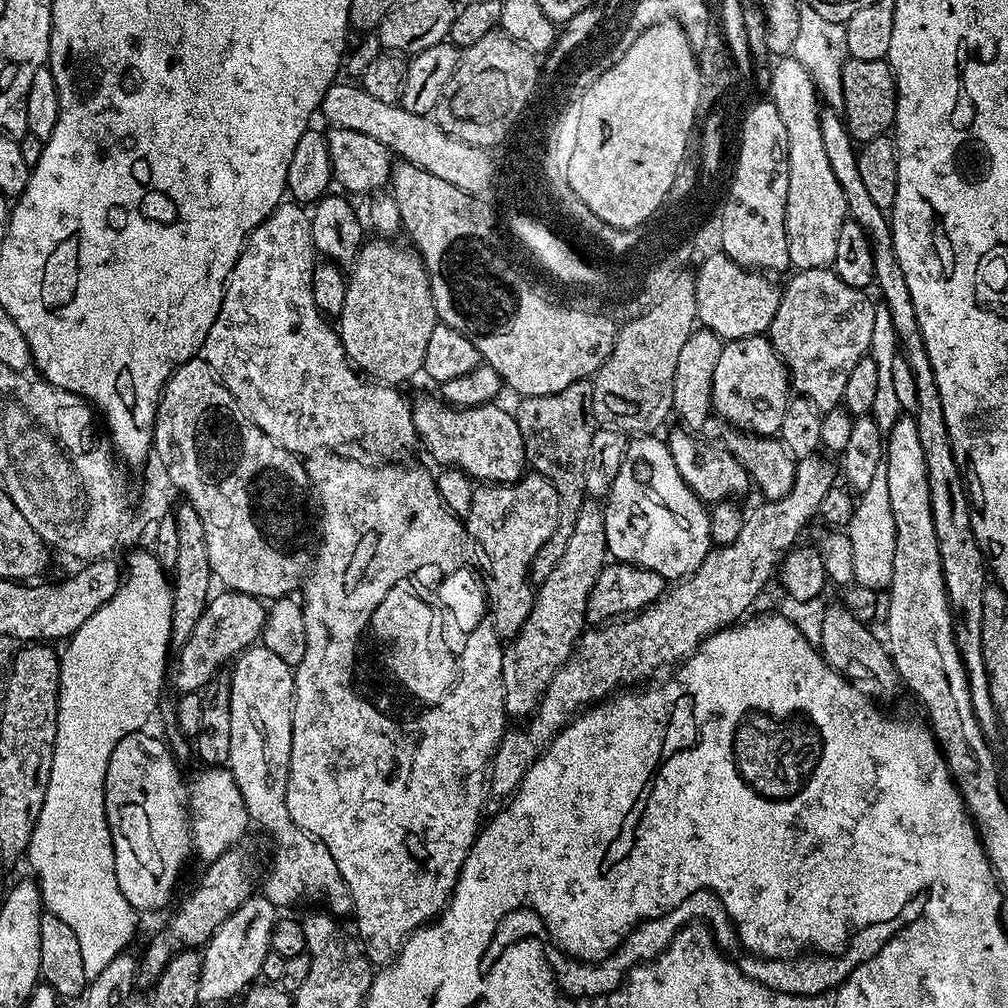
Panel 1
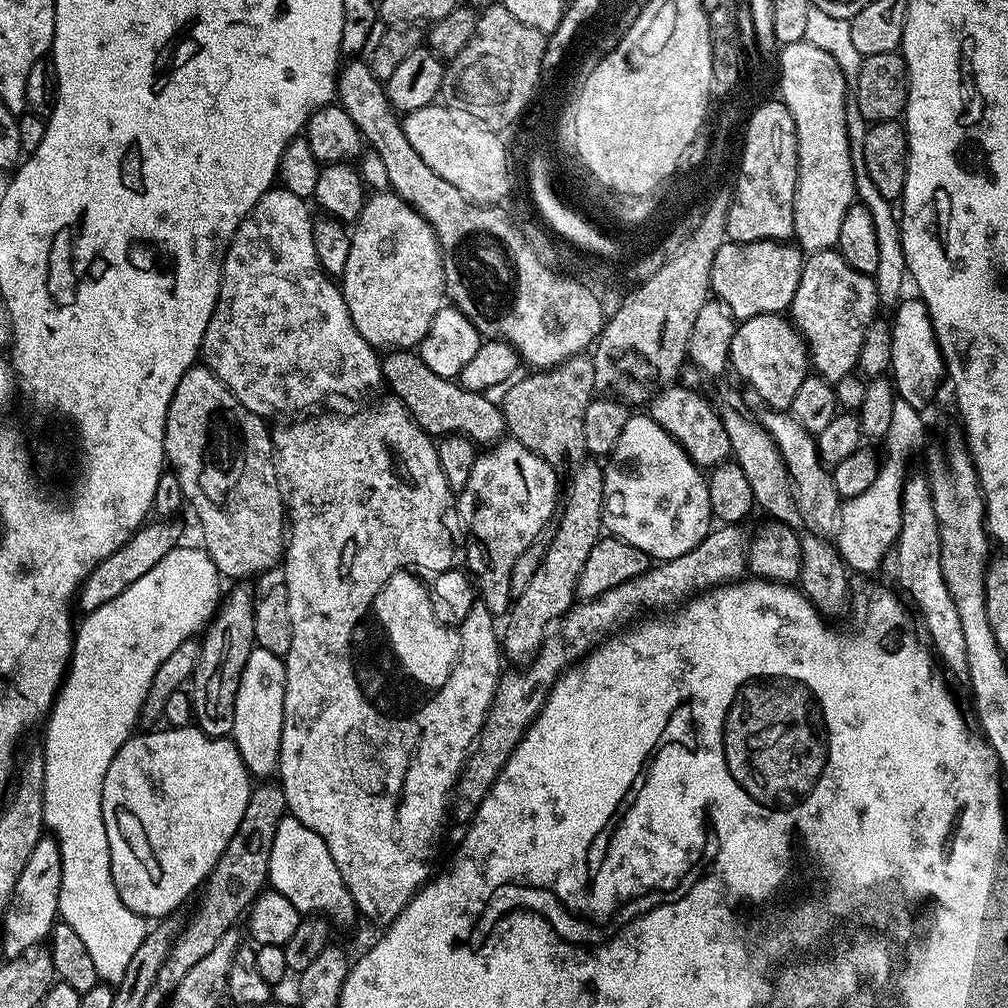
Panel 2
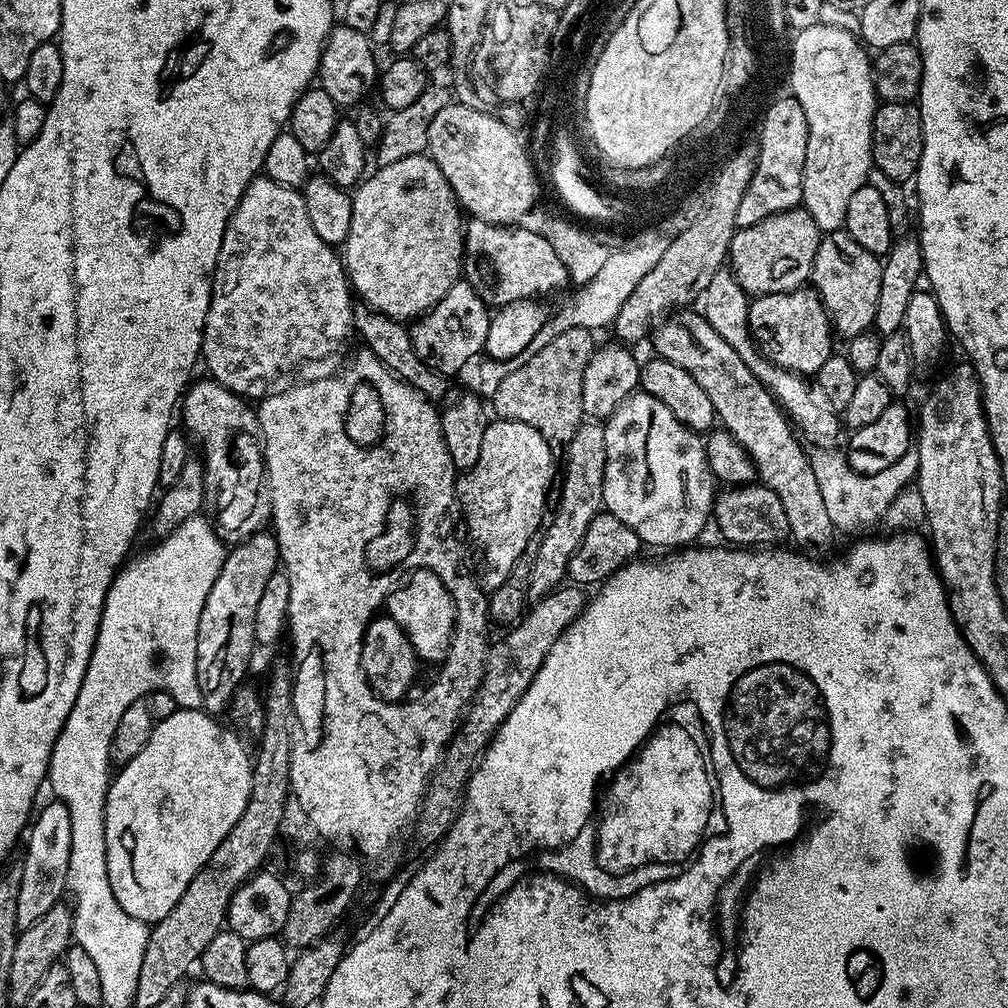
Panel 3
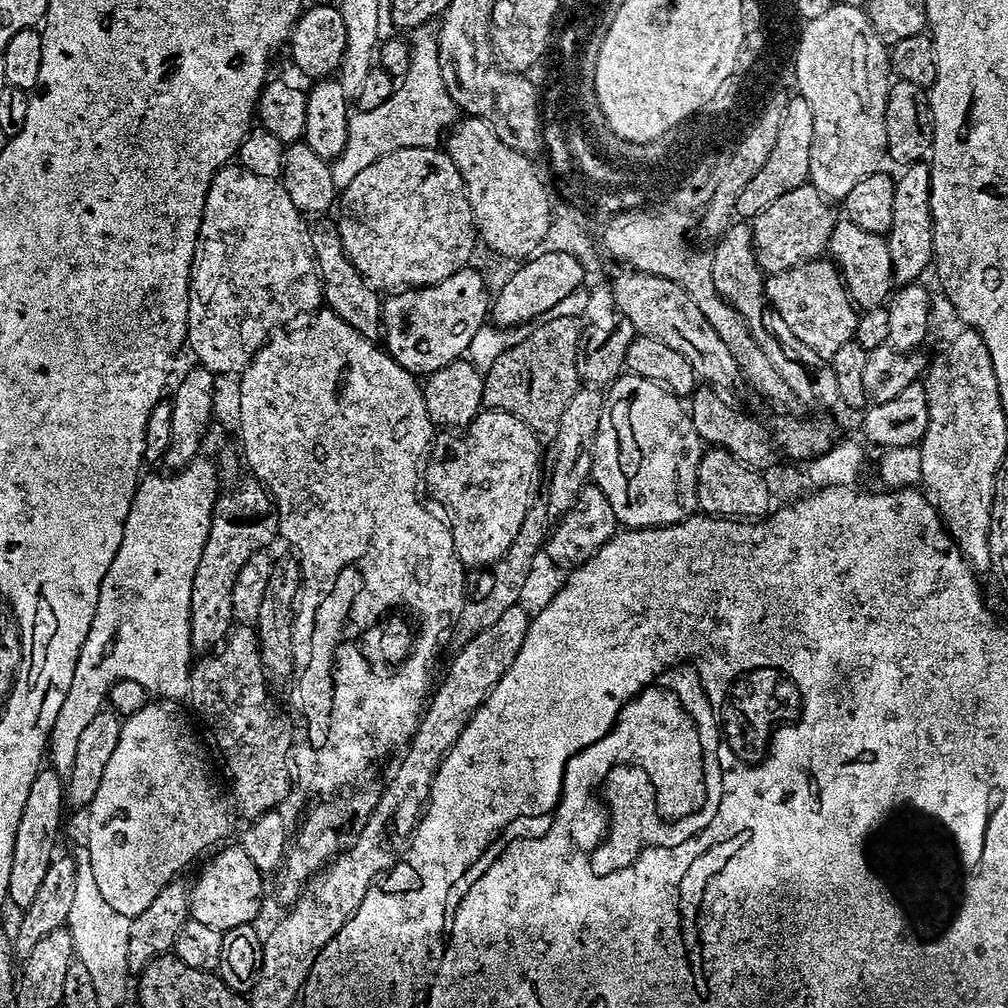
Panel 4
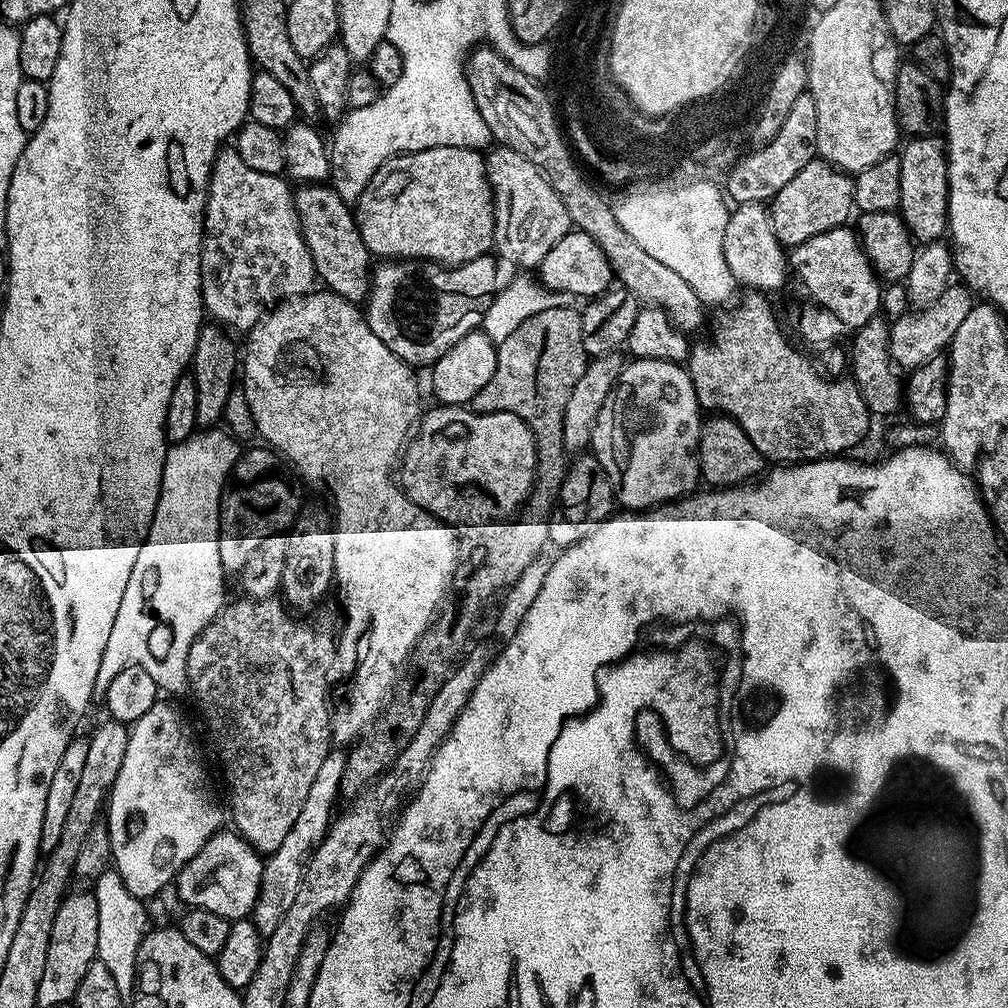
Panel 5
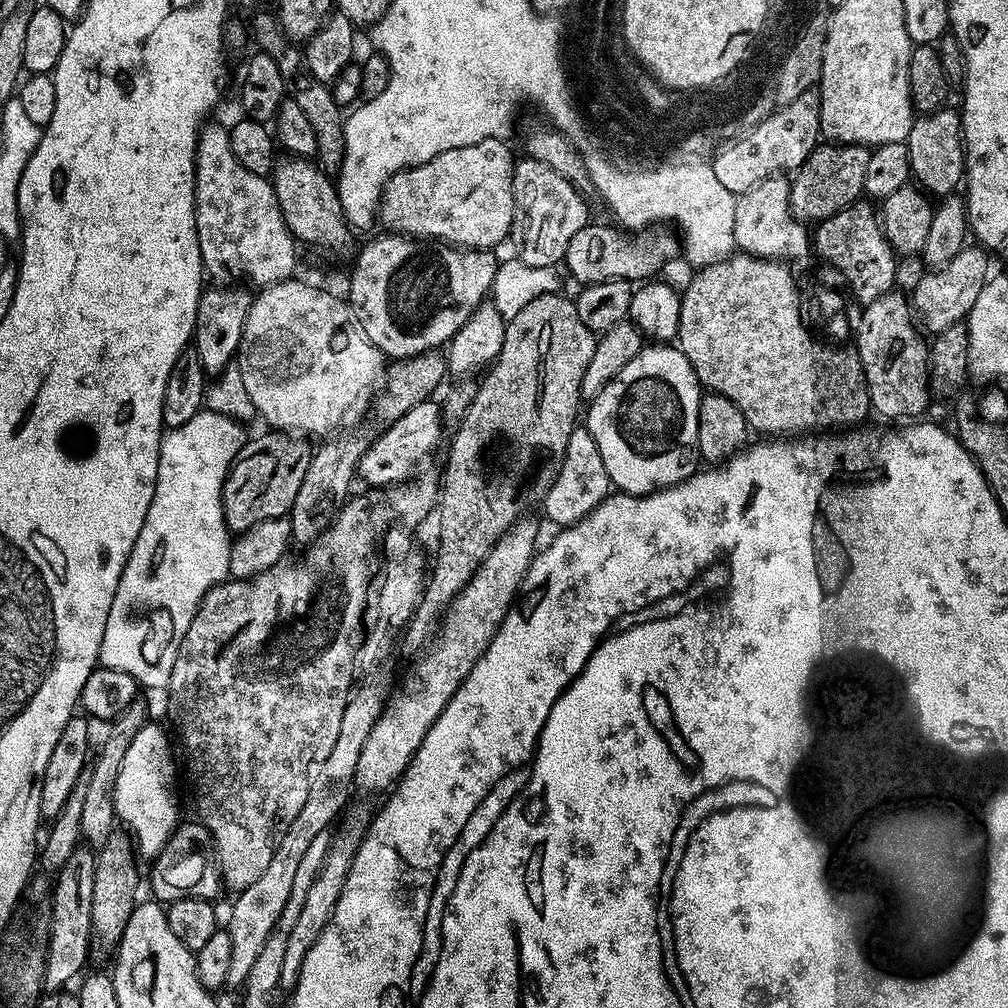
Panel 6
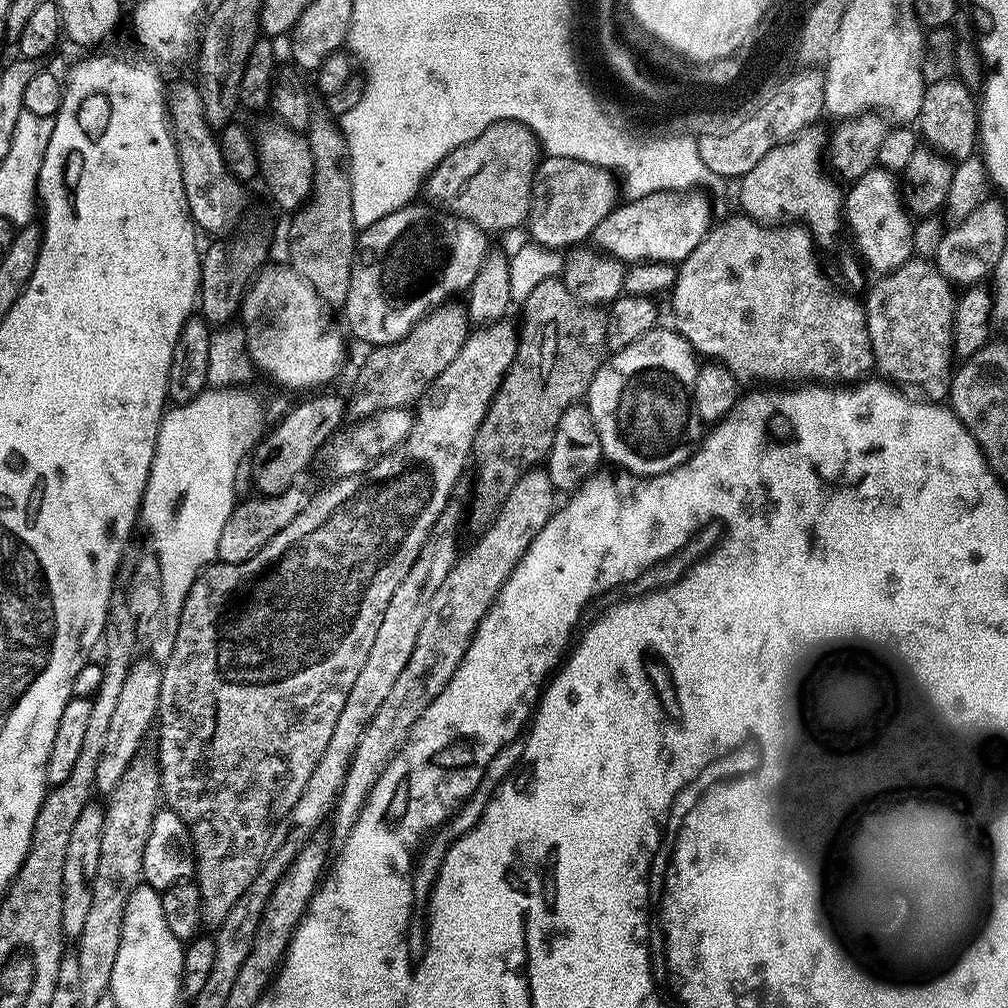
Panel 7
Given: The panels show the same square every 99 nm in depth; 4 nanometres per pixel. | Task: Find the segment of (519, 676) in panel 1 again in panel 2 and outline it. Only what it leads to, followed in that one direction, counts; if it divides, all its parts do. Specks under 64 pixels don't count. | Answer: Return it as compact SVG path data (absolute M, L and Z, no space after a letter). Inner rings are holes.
M585 458L580 461L579 464L576 465L575 468L571 469L570 476L572 476L572 481L568 484L568 497L563 497L562 500L562 511L559 513L558 521L560 520L560 525L557 526L556 532L553 531L551 533L552 541L550 542L550 546L546 550L546 558L542 558L540 560L540 565L538 566L538 570L534 570L534 578L530 578L530 586L526 586L526 590L522 592L520 596L515 597L512 601L512 607L510 611L507 613L506 619L502 624L502 652L505 657L508 656L513 660L513 665L523 666L528 663L529 660L532 659L533 656L536 655L538 649L540 649L541 644L544 643L546 639L546 633L549 631L548 624L555 625L557 621L563 617L564 613L568 611L569 608L572 607L574 601L577 599L576 595L576 587L578 586L578 578L582 574L582 566L586 566L586 558L590 555L590 550L594 550L594 546L599 542L600 537L602 535L602 529L604 528L604 470L603 467L595 459Z

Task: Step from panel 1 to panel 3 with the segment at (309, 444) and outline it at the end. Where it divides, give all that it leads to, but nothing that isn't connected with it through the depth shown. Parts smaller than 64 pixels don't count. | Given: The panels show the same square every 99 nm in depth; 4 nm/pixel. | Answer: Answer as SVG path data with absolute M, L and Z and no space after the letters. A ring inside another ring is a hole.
M257 176L246 186L238 206L228 219L216 259L204 340L200 343L202 364L208 367L207 375L236 396L259 401L269 395L271 384L287 368L338 351L347 342L348 335L353 335L353 307L354 296L343 259L333 245L318 238L303 195L295 188L274 182L269 176Z

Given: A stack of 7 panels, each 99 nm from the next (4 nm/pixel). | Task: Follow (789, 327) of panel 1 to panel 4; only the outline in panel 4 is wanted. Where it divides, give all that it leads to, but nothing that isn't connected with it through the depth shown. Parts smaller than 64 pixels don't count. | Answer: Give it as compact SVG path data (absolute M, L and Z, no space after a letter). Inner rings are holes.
M847 218L837 219L828 239L827 251L838 265L853 301L861 309L867 310L883 305L893 295L890 250L887 239L881 233L862 230L862 226Z

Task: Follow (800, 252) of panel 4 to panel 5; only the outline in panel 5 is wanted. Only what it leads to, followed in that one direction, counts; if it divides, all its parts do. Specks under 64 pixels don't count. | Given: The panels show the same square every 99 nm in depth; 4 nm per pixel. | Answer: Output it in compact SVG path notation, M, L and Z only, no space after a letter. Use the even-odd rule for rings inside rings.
M813 158L770 201L772 232L776 241L785 246L795 246L828 230L847 225L848 215L854 212L852 186L854 180L826 160Z

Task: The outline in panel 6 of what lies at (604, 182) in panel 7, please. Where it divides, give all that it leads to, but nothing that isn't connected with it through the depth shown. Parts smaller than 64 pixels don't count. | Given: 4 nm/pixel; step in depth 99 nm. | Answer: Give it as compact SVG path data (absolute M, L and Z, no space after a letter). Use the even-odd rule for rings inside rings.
M531 158L517 159L512 169L512 185L517 209L524 212L524 238L519 241L519 259L528 266L556 266L565 259L574 234L590 222L588 204L580 197L581 189L546 162Z

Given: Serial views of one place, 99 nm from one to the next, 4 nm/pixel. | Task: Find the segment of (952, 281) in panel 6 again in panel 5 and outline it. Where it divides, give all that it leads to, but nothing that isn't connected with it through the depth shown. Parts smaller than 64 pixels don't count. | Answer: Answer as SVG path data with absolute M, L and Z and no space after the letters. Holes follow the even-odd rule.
M949 286L942 294L942 298L938 298L938 302L934 302L929 308L919 309L915 314L901 316L889 327L888 354L891 363L897 369L898 367L905 370L920 368L934 357L941 355L952 343L958 326L962 326L966 314L970 314L970 310L974 307L973 293L967 287L959 287Z

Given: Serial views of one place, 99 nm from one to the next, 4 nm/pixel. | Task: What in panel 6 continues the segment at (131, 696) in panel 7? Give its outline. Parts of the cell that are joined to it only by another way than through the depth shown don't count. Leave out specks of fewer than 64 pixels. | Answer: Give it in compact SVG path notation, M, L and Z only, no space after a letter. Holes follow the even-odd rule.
M135 702L129 705L123 713L111 721L112 729L109 730L108 737L105 738L104 745L100 748L100 757L97 760L95 757L86 778L86 799L82 806L80 835L83 843L93 850L99 850L106 842L106 838L110 838L114 825L117 823L114 786L118 782L118 770L122 770L122 758L126 758L126 750L130 750L130 742L134 742L134 734L138 734L138 730L142 730L142 726L149 719L147 710L140 704L140 702Z

